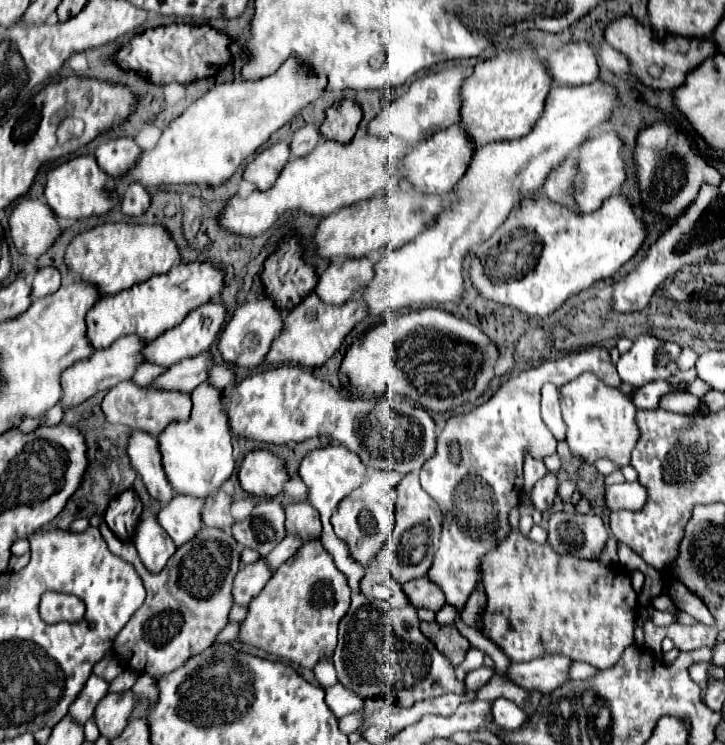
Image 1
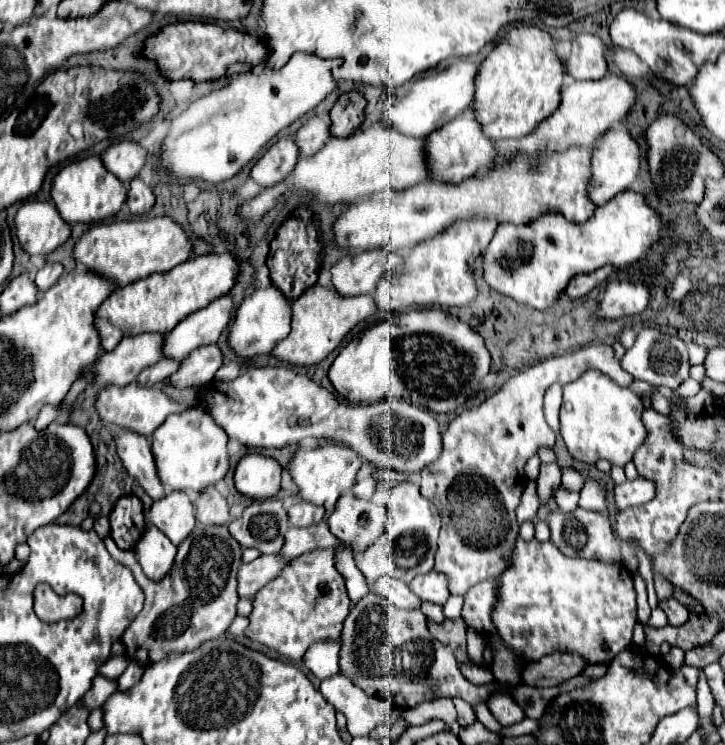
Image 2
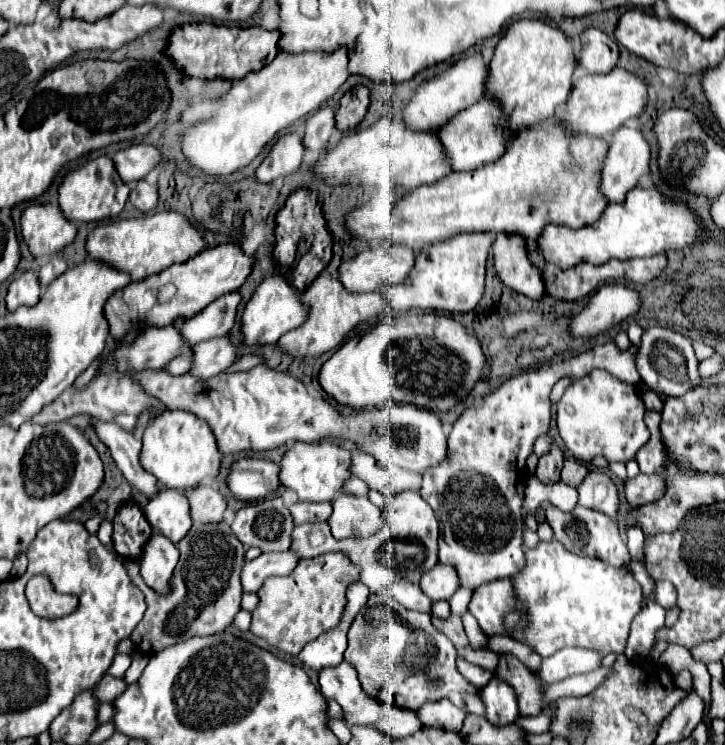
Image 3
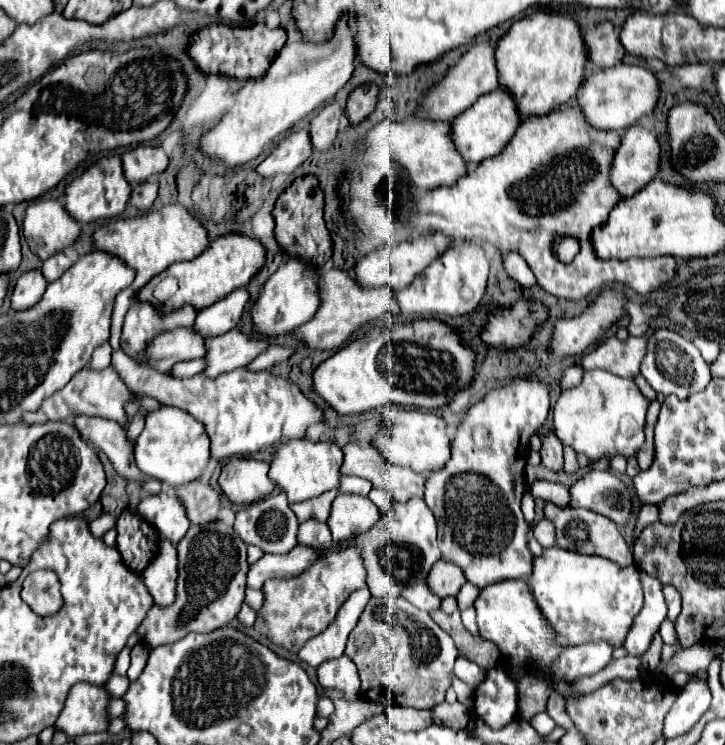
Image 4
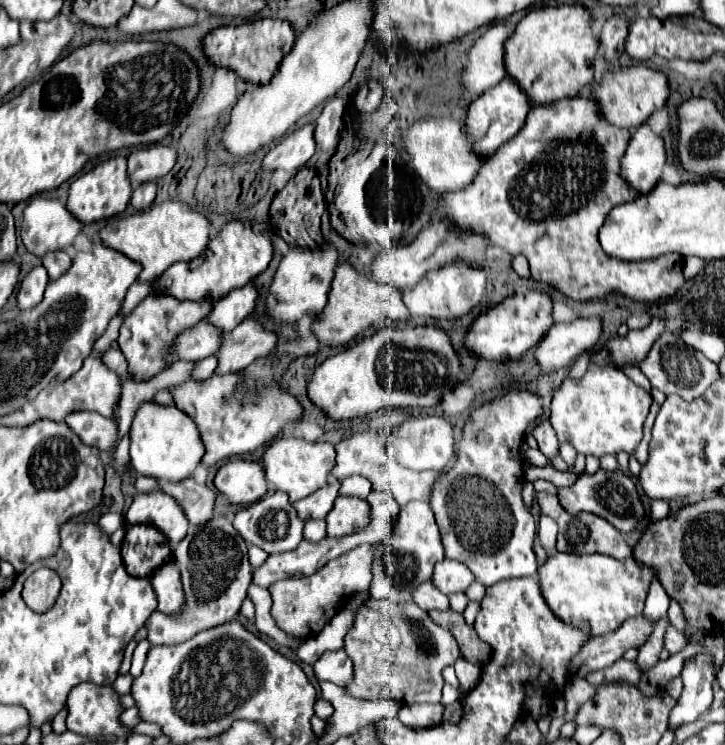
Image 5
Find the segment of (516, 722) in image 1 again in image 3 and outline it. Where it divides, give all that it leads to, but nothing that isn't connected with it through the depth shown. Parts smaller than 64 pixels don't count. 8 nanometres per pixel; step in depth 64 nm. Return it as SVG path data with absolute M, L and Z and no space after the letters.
M496 676L480 690L480 698L486 704L486 718L494 726L508 726L520 716L514 690Z

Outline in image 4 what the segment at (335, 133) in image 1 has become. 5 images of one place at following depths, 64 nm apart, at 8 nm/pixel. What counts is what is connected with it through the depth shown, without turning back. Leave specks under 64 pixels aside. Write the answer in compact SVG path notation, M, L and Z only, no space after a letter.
M360 88L356 90L356 92L352 92L350 94L350 98L348 98L348 102L350 104L346 104L346 118L348 118L348 122L354 126L354 124L358 124L358 122L362 122L360 118L356 118L356 116L368 116L372 110L374 110L374 106L376 106L376 92L378 92L378 88L372 88L372 90L364 90L362 88L362 96L360 96Z

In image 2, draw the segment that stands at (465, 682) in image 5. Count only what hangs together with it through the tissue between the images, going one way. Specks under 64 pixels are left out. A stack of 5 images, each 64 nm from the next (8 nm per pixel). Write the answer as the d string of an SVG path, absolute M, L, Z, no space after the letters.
M460 664L464 678L477 685L490 684L494 680L490 668L484 666L474 666L474 664Z

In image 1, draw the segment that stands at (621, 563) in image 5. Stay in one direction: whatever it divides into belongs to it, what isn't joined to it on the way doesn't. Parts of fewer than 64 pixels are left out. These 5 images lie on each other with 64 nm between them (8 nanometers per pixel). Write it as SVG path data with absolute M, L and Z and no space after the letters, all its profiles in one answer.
M514 530L512 534L508 534L508 538L504 542L498 544L496 550L488 552L488 556L484 556L482 564L480 564L480 588L486 594L486 604L484 604L484 612L480 614L480 632L490 638L506 656L510 662L524 662L524 660L534 660L546 654L562 654L568 656L570 660L578 660L578 662L586 662L592 664L596 668L610 668L612 664L616 664L616 660L620 660L622 652L626 650L626 646L630 646L634 642L634 620L638 616L638 594L634 592L632 584L630 584L630 576L628 570L622 566L602 566L598 560L580 560L574 556L560 556L556 554L550 544L534 544L528 538L524 538L518 530Z

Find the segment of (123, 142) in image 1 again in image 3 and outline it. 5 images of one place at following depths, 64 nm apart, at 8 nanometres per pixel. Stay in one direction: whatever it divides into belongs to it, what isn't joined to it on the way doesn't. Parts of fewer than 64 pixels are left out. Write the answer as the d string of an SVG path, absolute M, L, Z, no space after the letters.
M130 144L112 156L114 168L126 184L142 180L160 162L160 152L148 144Z

